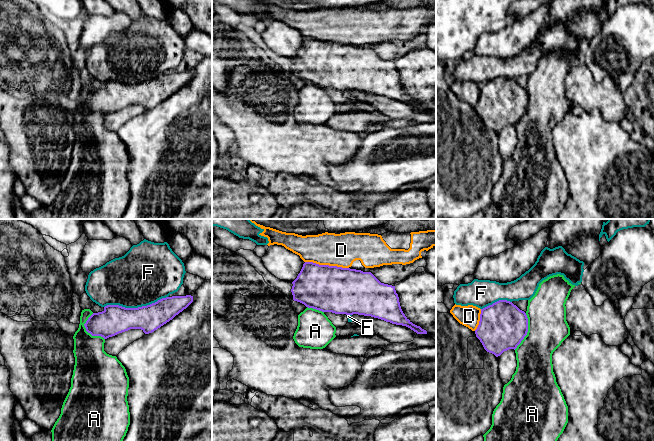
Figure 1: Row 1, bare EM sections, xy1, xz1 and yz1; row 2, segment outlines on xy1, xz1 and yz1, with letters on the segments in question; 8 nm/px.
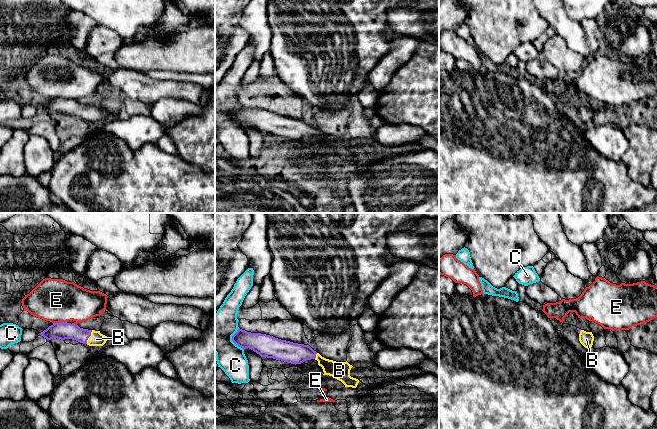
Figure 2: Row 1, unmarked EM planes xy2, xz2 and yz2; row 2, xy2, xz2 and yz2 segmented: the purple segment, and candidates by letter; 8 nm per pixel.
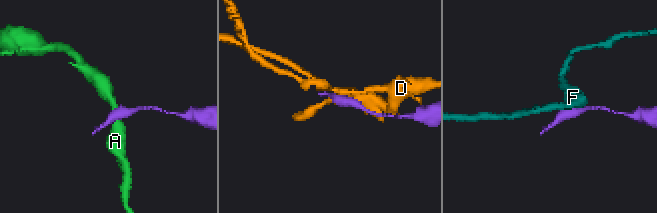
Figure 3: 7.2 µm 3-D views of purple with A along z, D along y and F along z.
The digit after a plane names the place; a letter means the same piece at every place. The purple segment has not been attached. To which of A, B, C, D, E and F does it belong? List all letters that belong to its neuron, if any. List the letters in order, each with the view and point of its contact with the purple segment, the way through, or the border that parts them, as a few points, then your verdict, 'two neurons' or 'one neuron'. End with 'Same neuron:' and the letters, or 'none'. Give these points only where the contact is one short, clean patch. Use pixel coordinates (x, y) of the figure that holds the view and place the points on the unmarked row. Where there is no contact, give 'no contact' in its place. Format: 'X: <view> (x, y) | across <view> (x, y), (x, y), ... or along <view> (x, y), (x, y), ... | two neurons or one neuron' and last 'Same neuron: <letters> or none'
A: yz1 (527, 107) | along yz1 (526, 89), (527, 110), (514, 125) | two neurons
B: xy2 (89, 112) | across xy2 (62, 106), (89, 112), (96, 115) | one neuron
C: xz2 (232, 116) | two neurons
D: xz1 (327, 41) | two neurons
E: xy2 (59, 98) | two neurons
F: xy1 (135, 84) | two neurons
Same neuron: B

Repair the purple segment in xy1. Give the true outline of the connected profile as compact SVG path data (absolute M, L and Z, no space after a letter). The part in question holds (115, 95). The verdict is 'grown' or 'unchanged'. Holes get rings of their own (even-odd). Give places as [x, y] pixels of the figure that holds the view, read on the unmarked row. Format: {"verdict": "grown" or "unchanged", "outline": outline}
{"verdict": "unchanged", "outline": "M172 72L147 82L125 84L107 81L102 88L93 89L84 100L92 112L104 115L130 105L141 105L149 110L172 96L193 78L193 72Z"}

